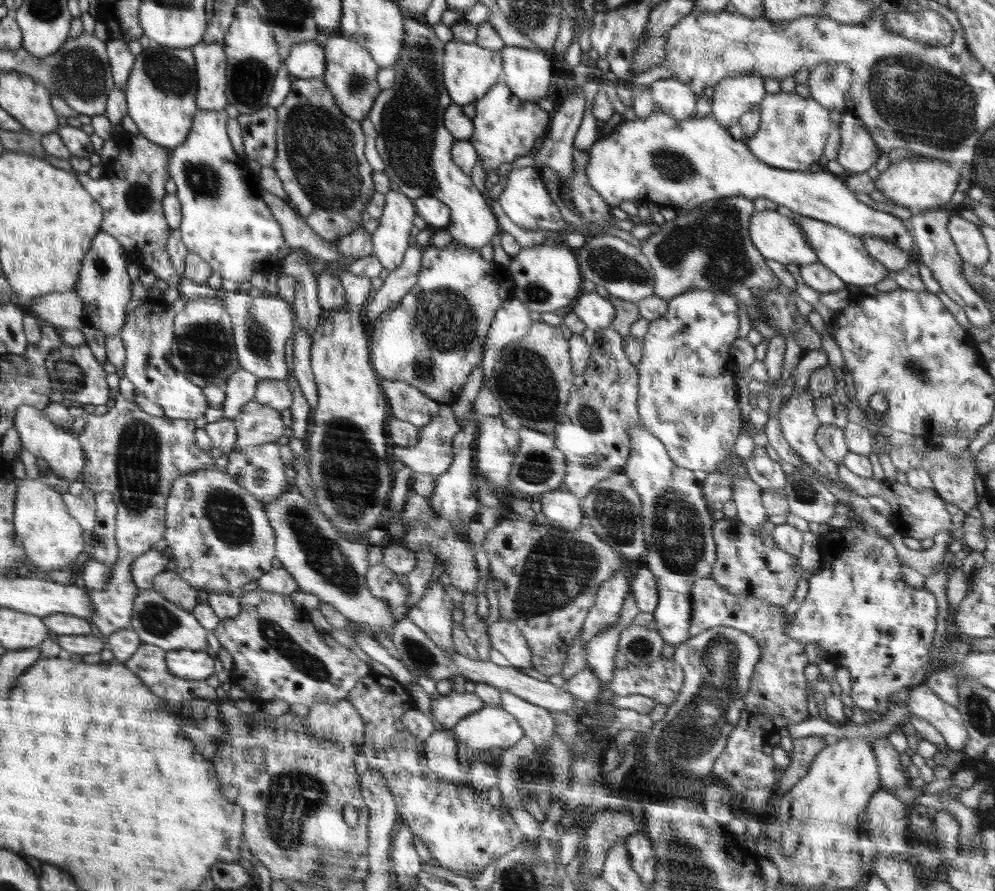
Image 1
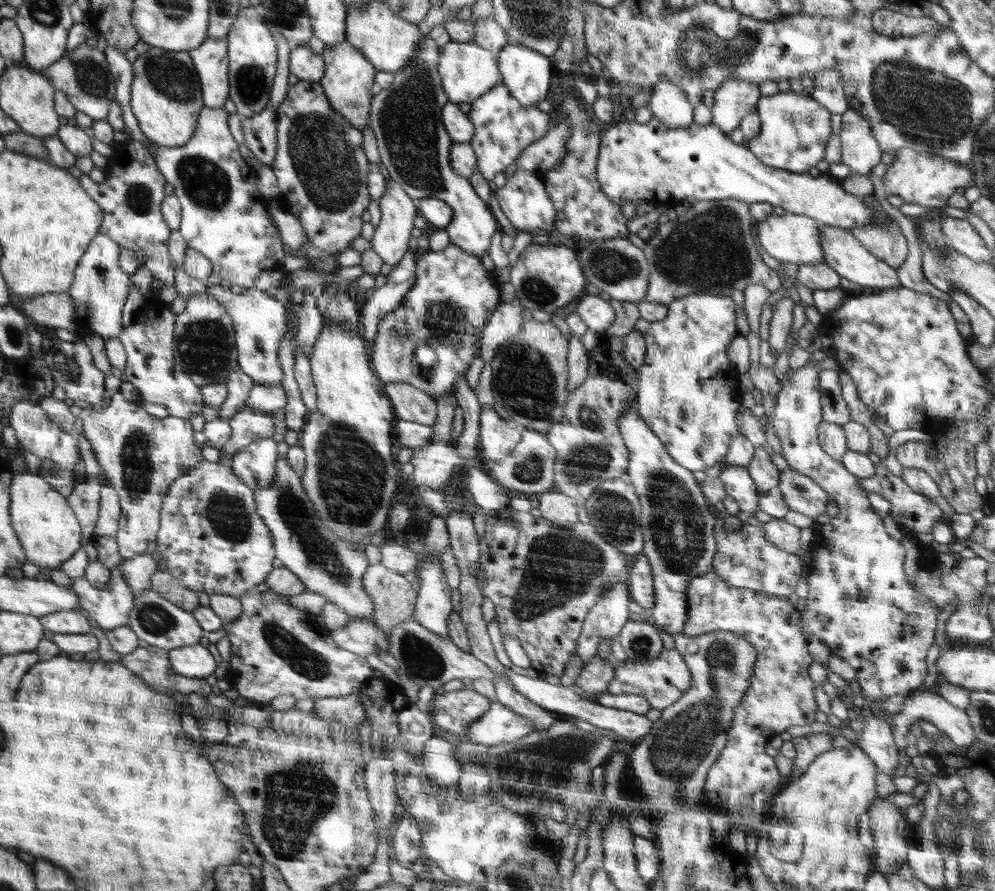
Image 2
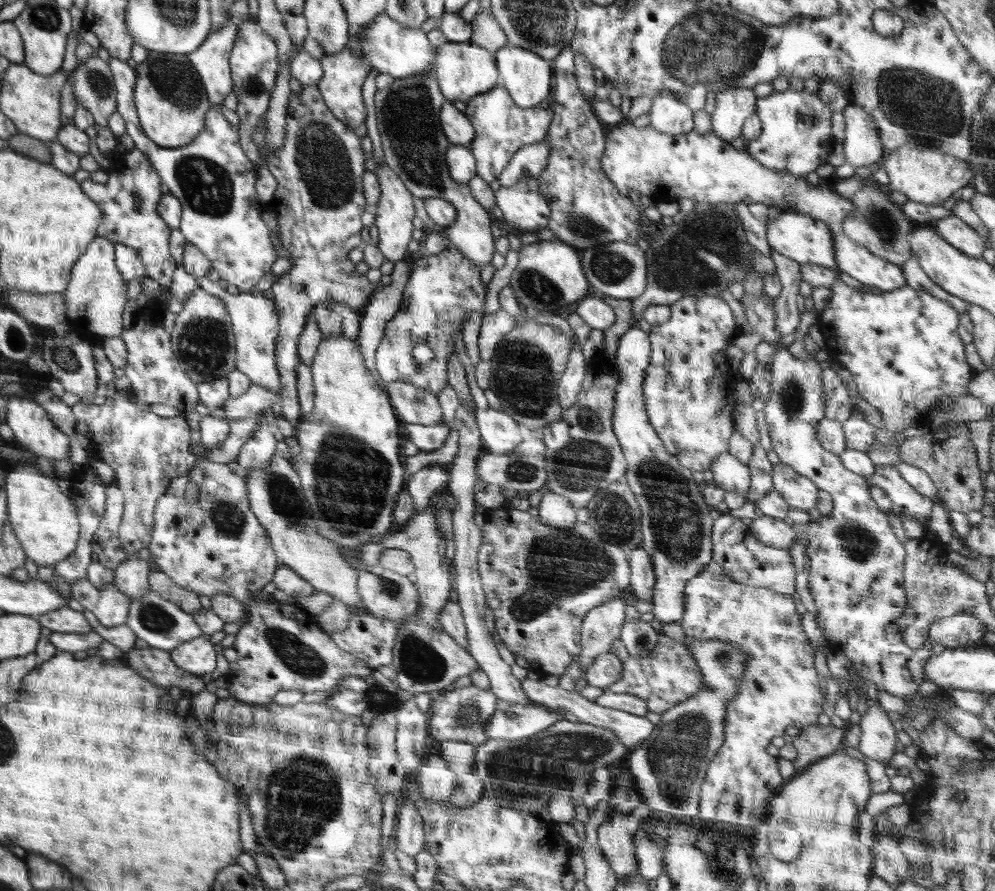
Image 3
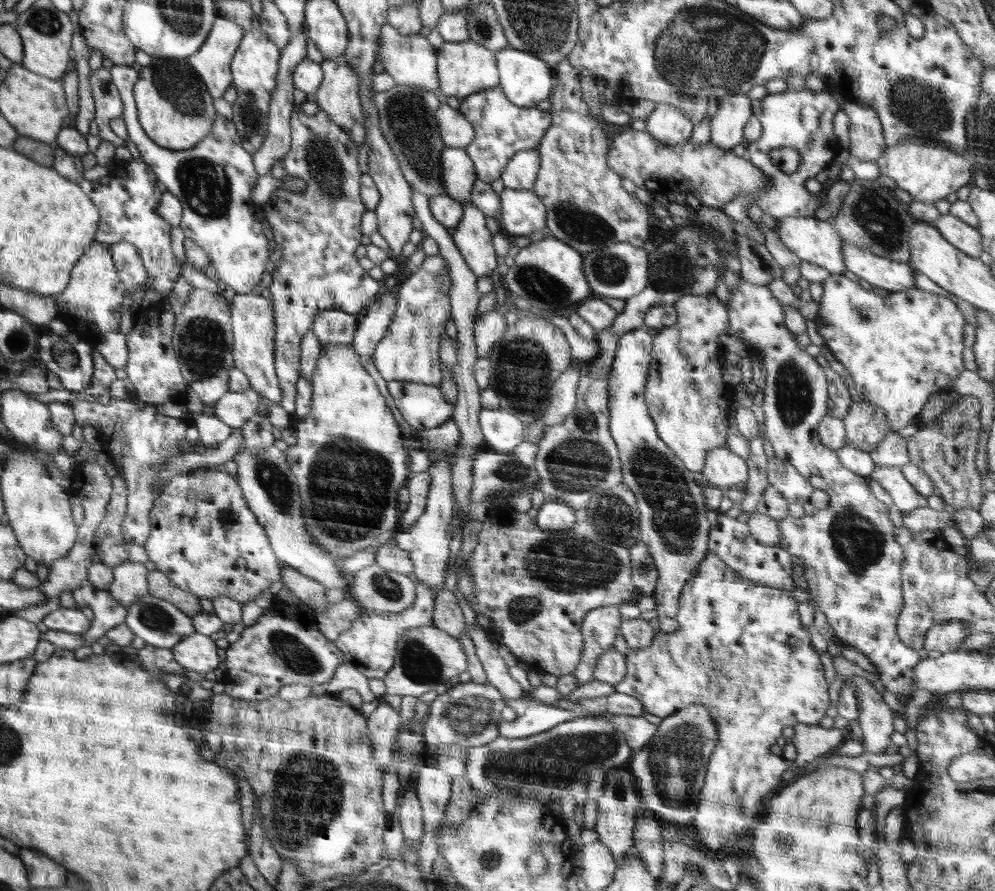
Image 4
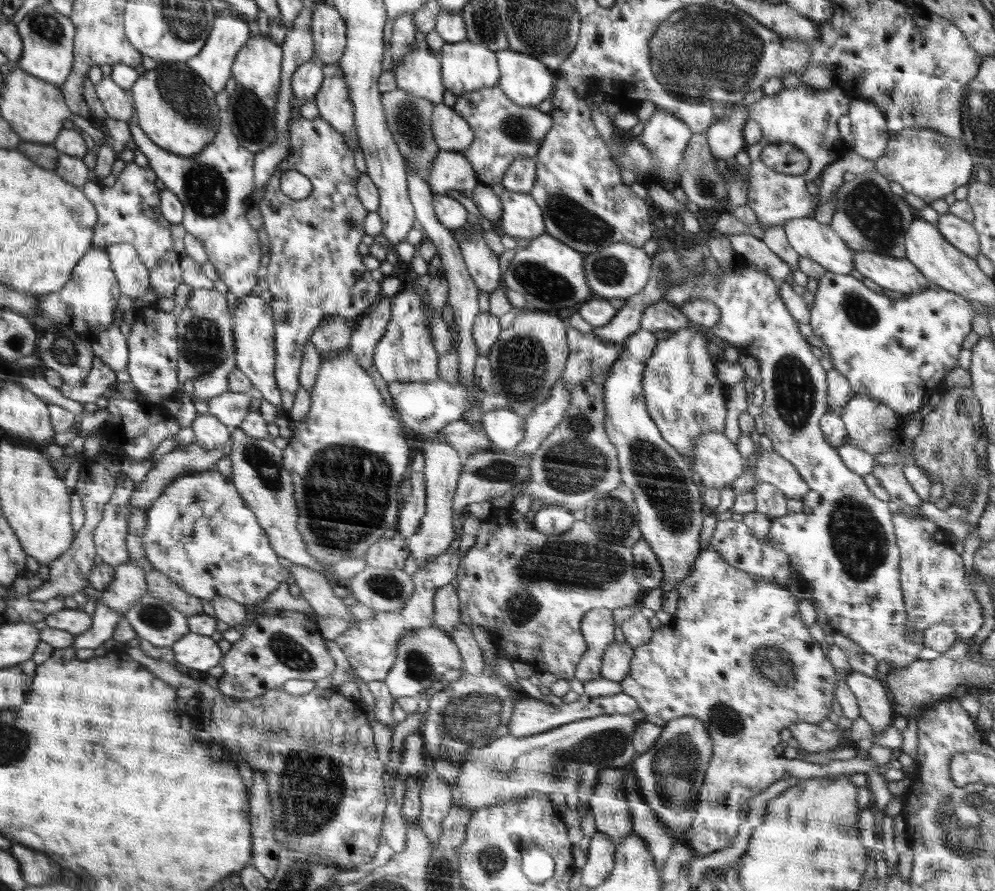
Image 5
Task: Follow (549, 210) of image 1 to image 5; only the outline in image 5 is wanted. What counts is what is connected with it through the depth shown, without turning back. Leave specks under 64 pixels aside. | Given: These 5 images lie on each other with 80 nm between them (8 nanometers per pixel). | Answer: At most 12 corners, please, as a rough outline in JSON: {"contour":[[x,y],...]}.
{"contour":[[529,193],[500,194],[501,225],[514,238],[545,233]]}

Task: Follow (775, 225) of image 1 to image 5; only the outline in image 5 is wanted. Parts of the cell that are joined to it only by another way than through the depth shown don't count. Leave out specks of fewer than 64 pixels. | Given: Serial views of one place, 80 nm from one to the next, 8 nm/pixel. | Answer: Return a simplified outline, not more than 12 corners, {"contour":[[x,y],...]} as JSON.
{"contour":[[806,217],[783,227],[790,246],[836,274],[854,250],[831,225]]}

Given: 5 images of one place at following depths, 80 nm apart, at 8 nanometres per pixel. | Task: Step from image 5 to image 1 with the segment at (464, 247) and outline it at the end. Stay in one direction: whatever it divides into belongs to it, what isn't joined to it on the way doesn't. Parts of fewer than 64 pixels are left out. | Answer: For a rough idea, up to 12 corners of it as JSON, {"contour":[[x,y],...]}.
{"contour":[[403,16],[395,83],[368,118],[386,176],[451,210],[446,230],[480,249],[500,228],[451,157],[445,44]]}

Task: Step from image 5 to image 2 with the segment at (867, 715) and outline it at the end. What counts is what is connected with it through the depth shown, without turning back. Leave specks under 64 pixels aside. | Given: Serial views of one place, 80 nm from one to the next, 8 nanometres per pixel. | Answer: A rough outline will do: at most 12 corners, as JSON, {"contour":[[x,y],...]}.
{"contour":[[874,715],[856,744],[894,778],[900,764],[892,725]]}

